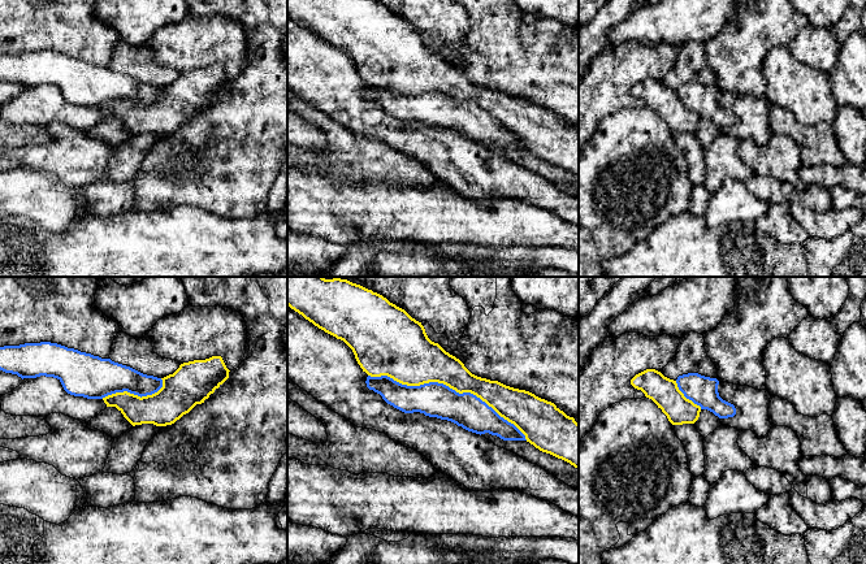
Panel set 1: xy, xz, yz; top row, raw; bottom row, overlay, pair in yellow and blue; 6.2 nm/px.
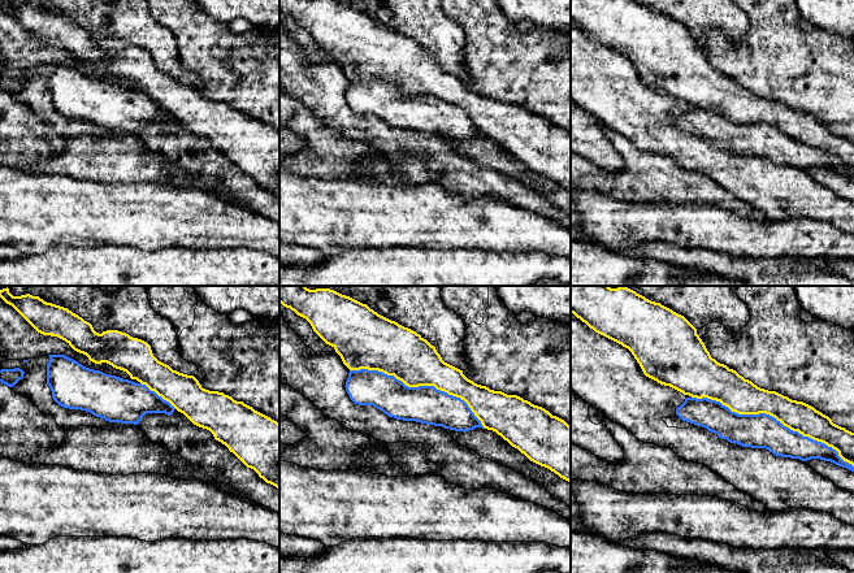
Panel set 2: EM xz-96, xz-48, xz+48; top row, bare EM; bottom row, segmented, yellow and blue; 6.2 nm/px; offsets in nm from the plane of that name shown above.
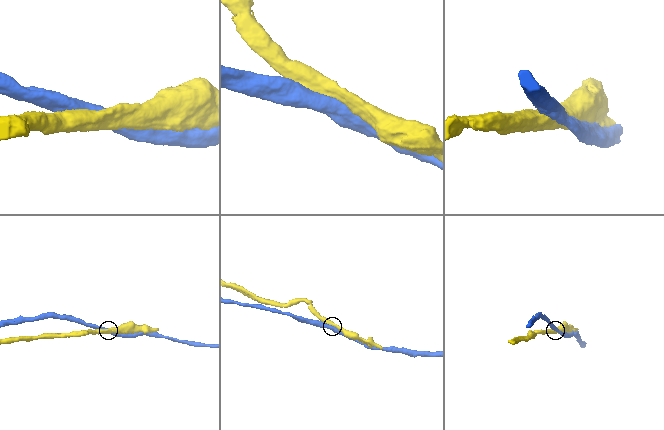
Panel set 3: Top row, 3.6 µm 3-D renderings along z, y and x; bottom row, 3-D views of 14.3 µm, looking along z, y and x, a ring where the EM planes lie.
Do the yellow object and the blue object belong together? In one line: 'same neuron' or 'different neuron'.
different neuron

